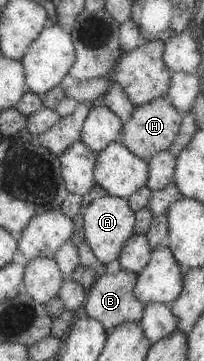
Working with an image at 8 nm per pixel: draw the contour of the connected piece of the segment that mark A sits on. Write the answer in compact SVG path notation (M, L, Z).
M104 194L93 199L89 205L81 206L80 215L84 241L97 261L105 266L117 259L125 241L134 234L134 212L129 209L126 199Z

